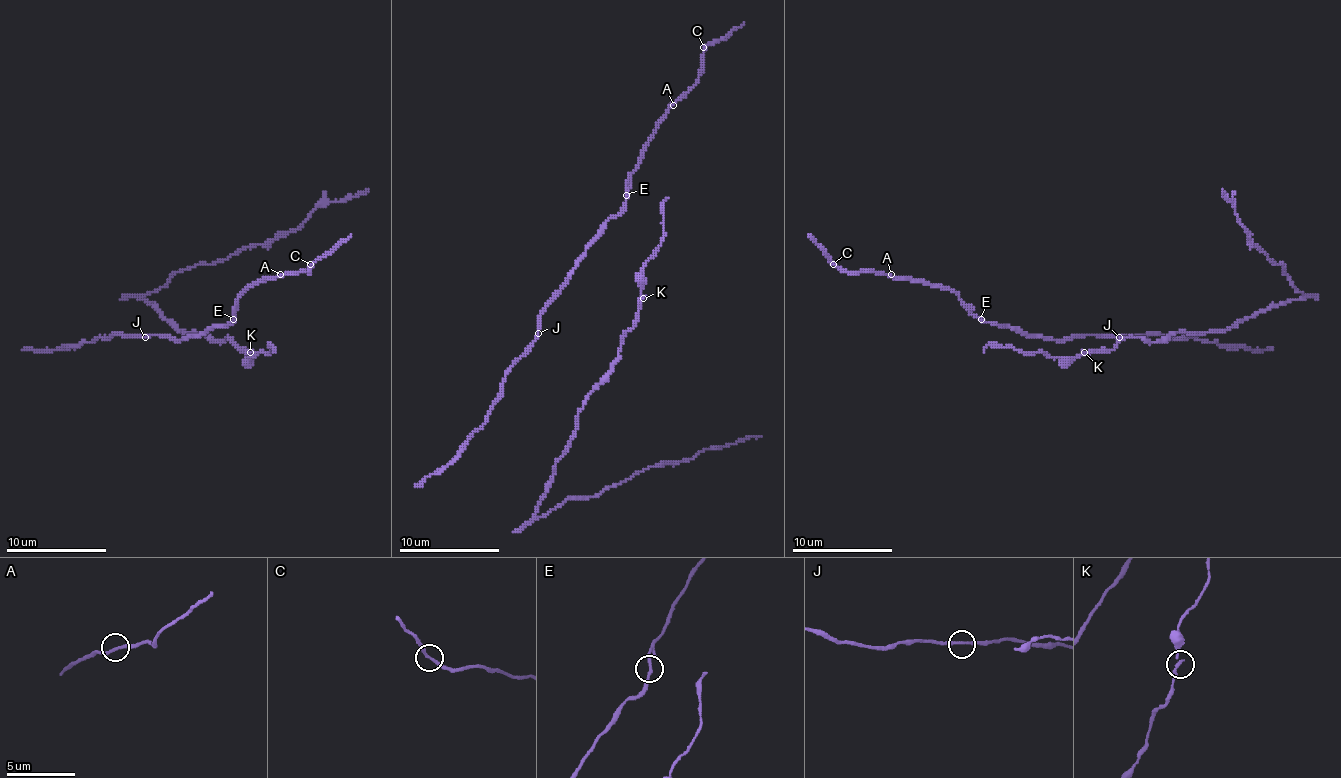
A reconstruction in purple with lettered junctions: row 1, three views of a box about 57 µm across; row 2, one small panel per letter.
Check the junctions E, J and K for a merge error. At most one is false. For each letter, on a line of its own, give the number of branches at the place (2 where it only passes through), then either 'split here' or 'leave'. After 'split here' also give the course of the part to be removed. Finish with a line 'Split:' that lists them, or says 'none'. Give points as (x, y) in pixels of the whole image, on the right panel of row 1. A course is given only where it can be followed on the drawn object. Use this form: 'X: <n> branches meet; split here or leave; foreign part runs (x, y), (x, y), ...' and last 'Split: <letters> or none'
E: 2 branches meet; leave
J: 2 branches meet; leave
K: 2 branches meet; leave
Split: none

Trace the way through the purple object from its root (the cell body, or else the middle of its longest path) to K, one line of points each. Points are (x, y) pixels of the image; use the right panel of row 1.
K: (1099, 352), (1084, 352)

